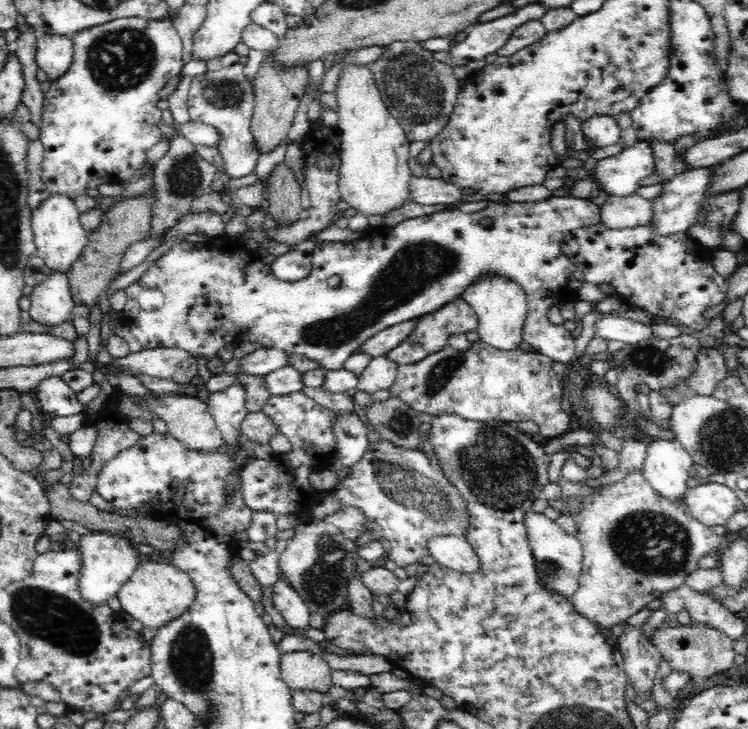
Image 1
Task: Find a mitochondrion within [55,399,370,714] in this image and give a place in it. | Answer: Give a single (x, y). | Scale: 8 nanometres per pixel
(191, 659)

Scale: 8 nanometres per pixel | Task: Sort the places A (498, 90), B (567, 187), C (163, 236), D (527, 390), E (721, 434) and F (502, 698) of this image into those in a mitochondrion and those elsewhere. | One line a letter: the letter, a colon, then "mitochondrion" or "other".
A: other
B: other
C: other
D: other
E: mitochondrion
F: other

